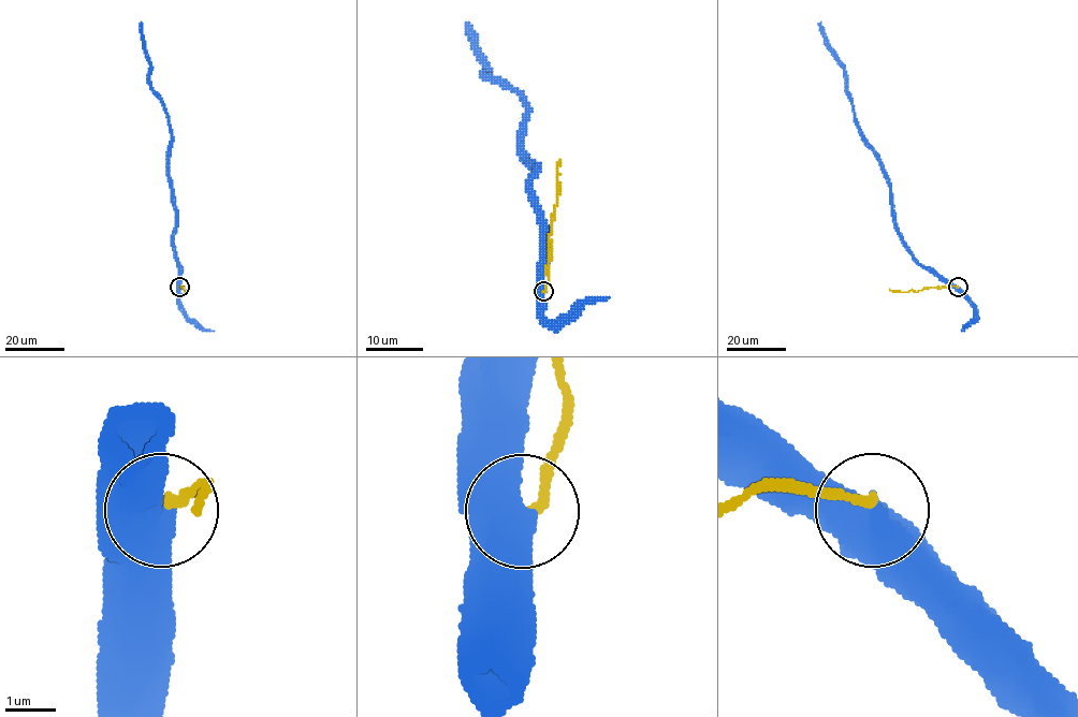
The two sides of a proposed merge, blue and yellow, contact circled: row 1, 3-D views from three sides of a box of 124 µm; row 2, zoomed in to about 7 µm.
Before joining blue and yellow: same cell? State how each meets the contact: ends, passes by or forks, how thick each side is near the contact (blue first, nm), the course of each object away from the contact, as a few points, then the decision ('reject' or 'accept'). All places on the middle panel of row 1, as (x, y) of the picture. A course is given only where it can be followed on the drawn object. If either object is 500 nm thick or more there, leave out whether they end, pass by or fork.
800 nm thick on the blue side, 200 nm on the other; blue runs (543, 291), (542, 219), (530, 191), (535, 167), (521, 154), (526, 105), (513, 89), (486, 75), (469, 24); yellow runs (543, 291), (548, 282), (551, 228), (561, 161); reject

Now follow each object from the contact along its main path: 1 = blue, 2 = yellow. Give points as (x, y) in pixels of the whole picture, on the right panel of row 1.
1: (958, 287), (943, 281), (920, 264), (901, 238), (886, 173), (859, 129), (845, 83), (844, 63), (818, 23)
2: (958, 287), (906, 292), (890, 289)

